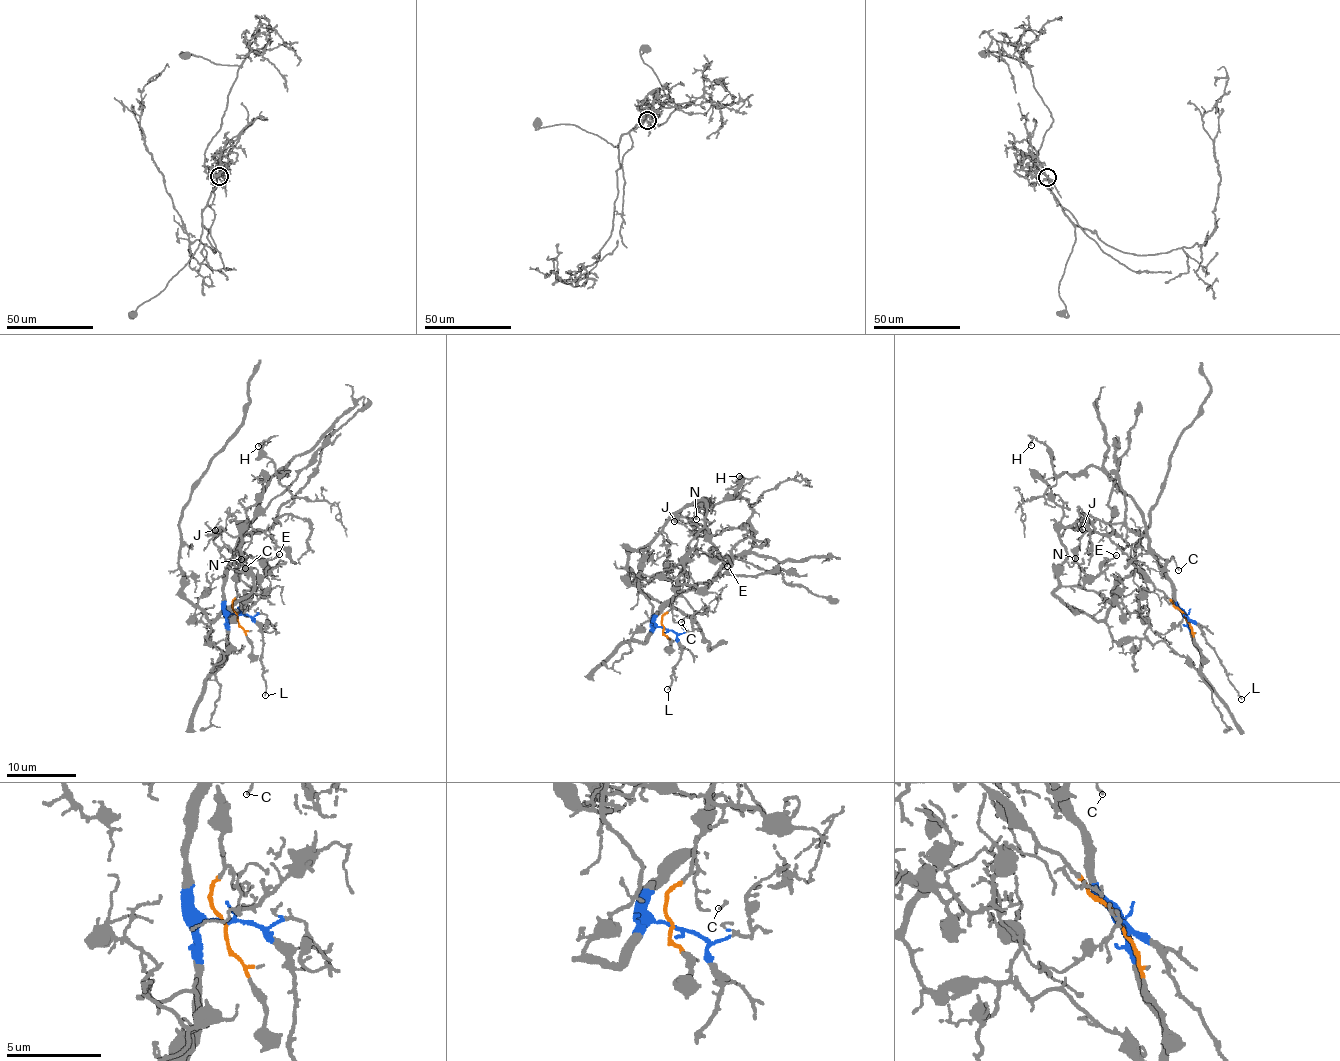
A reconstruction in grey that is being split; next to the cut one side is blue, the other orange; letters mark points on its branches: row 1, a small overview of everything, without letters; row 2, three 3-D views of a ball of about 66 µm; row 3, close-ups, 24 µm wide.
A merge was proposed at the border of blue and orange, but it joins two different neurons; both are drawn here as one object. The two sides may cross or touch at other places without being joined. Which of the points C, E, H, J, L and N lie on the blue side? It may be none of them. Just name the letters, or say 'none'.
C, H, L

